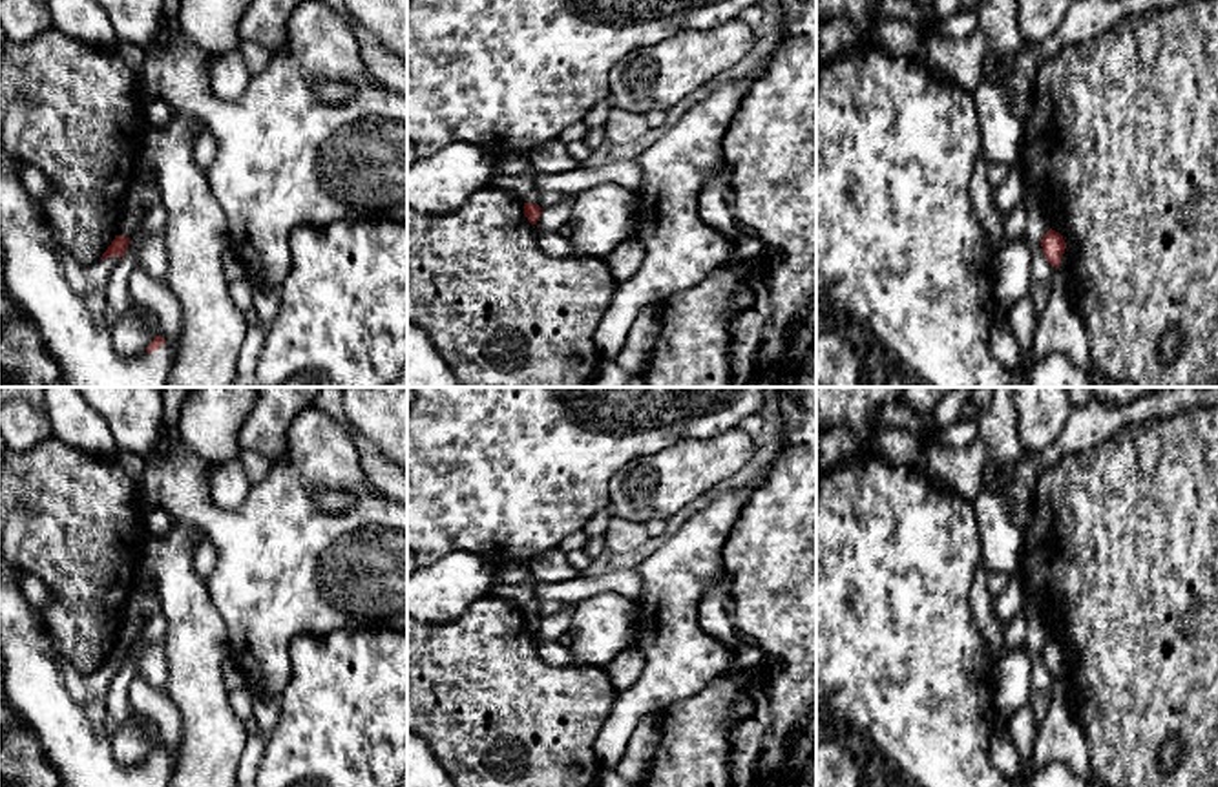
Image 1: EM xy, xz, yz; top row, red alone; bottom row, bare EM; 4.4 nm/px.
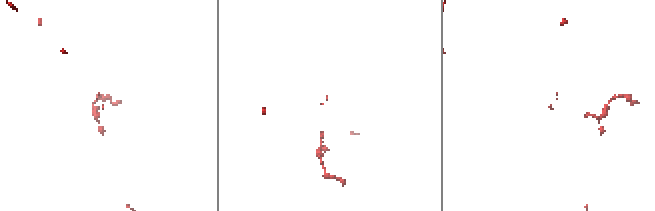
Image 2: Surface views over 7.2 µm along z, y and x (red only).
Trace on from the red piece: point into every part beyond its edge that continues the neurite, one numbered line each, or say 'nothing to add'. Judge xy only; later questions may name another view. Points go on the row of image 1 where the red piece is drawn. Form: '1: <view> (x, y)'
1: xy (64, 298)

